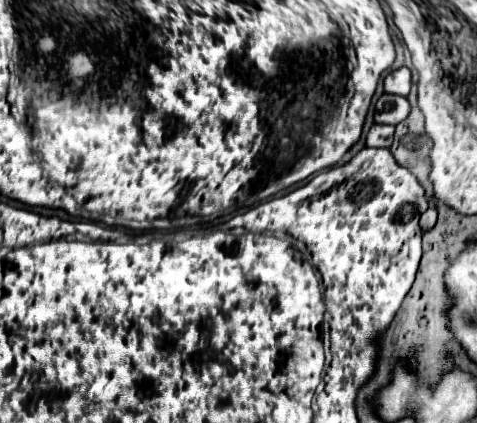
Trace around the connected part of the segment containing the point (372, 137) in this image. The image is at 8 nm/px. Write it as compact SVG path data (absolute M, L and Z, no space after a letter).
M374 123L366 137L366 147L390 147L392 145L394 127L392 125L378 125Z

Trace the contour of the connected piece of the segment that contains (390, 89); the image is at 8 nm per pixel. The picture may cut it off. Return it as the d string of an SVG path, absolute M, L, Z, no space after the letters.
M402 67L398 71L392 71L384 79L384 89L386 93L396 93L396 95L408 95L412 87L412 73L408 67Z

